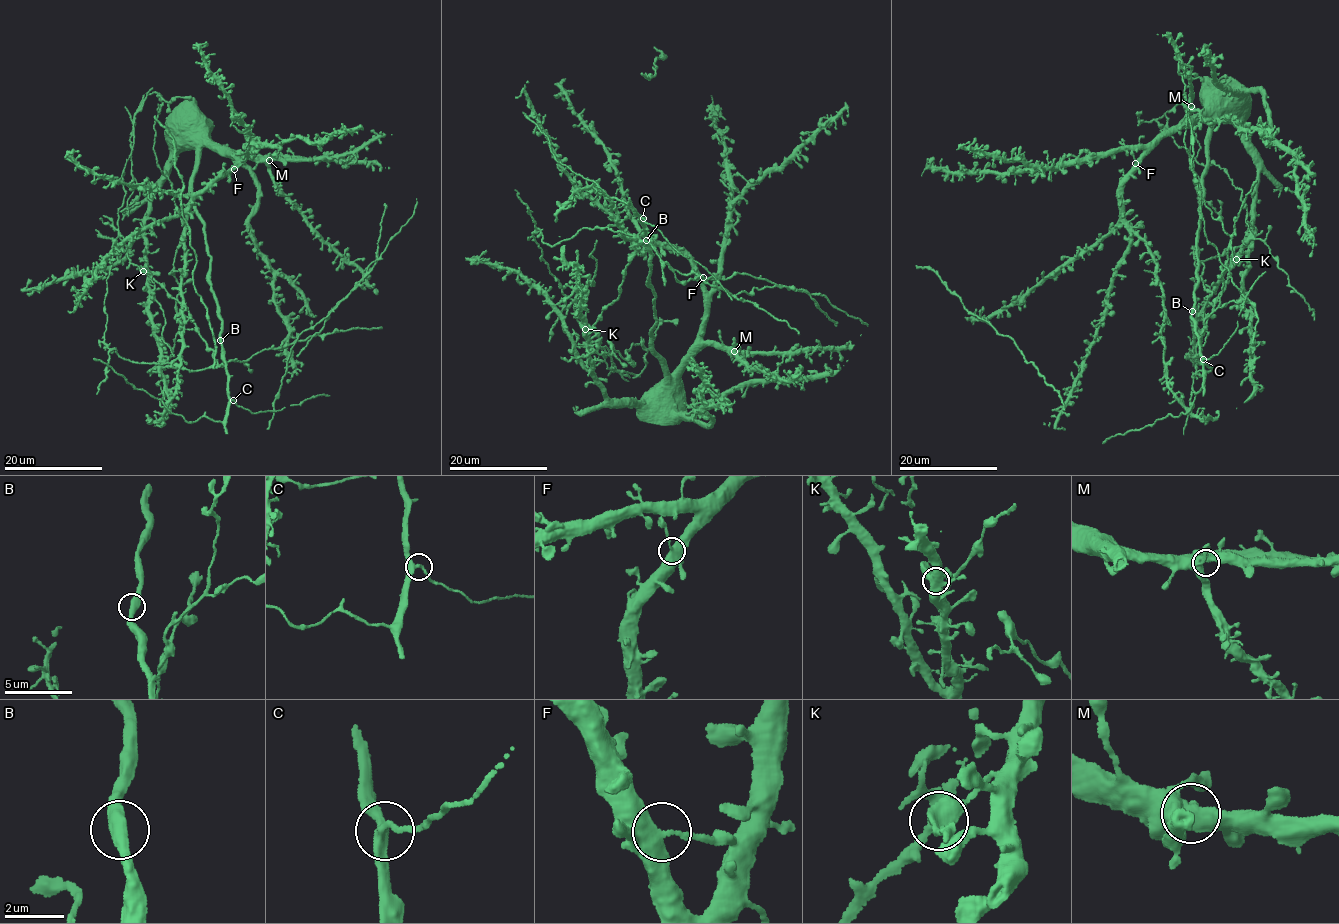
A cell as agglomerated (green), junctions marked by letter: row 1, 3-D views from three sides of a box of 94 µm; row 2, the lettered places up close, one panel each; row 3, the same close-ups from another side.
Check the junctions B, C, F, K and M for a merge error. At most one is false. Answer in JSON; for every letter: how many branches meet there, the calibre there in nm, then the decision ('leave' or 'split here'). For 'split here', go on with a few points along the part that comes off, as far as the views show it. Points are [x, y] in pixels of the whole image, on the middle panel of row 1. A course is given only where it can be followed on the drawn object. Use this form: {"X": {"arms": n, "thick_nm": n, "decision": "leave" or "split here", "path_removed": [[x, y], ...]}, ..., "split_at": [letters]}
{"B": {"arms": 2, "thick_nm": 440, "decision": "leave"}, "C": {"arms": 3, "thick_nm": 320, "decision": "leave"}, "F": {"arms": 3, "thick_nm": 400, "decision": "leave"}, "K": {"arms": 3, "thick_nm": 420, "decision": "split here", "path_removed": [[584, 329], [634, 239], [537, 228], [616, 371], [640, 374], [647, 351], [561, 357]]}, "M": {"arms": 3, "thick_nm": 500, "decision": "leave"}, "split_at": ["K"]}

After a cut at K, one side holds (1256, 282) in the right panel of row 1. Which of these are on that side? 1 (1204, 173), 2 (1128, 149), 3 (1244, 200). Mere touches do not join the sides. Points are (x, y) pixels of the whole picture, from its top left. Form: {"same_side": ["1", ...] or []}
{"same_side": ["1", "2"]}

